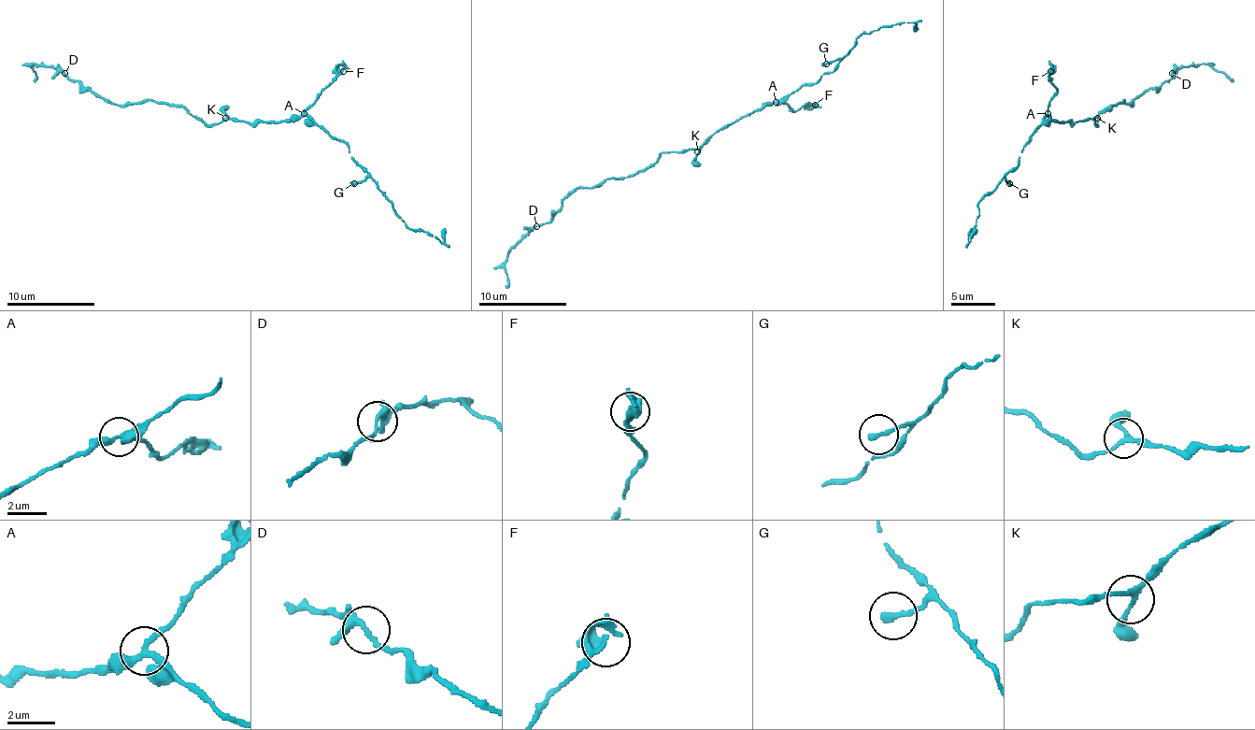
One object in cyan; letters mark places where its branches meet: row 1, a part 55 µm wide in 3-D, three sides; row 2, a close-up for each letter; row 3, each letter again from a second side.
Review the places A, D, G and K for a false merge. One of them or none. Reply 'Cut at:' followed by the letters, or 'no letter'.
Cut at: A

